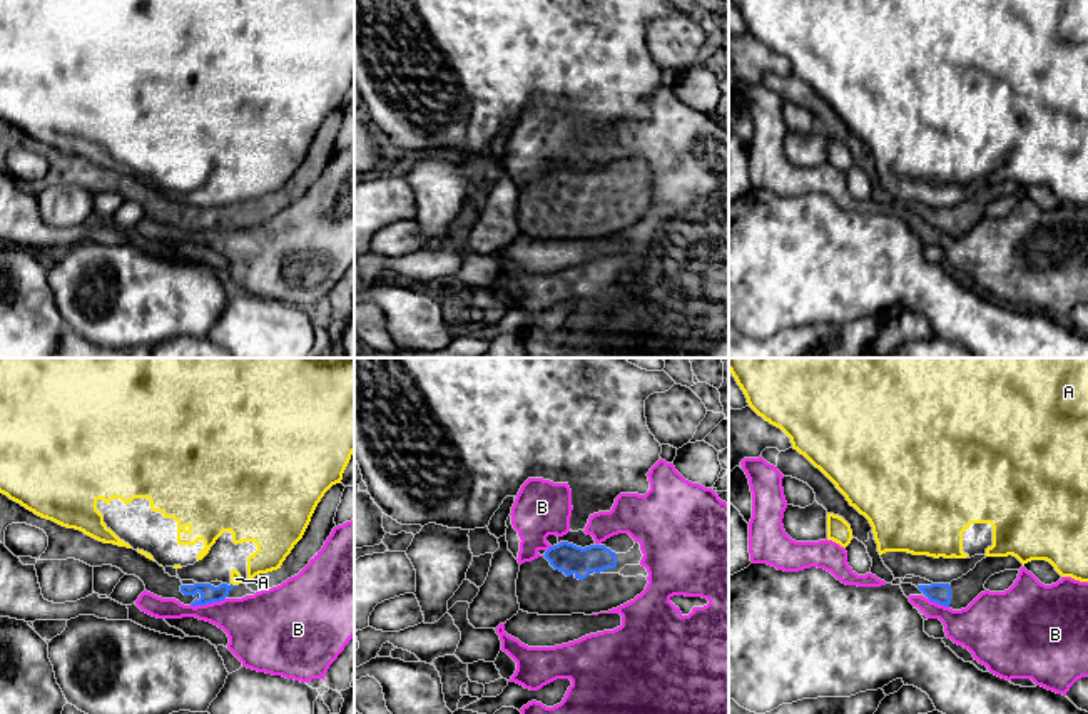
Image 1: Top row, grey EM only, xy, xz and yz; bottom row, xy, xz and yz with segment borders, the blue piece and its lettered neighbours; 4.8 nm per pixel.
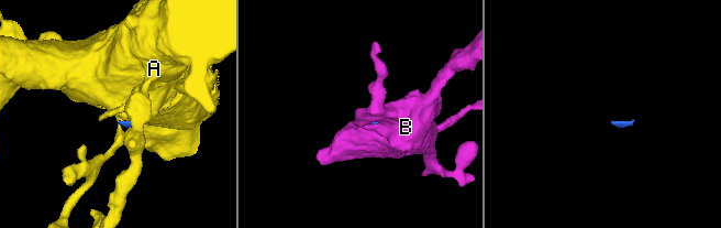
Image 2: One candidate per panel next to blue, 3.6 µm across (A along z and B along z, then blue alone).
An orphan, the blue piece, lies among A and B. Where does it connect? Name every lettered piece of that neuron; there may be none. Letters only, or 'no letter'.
no letter

